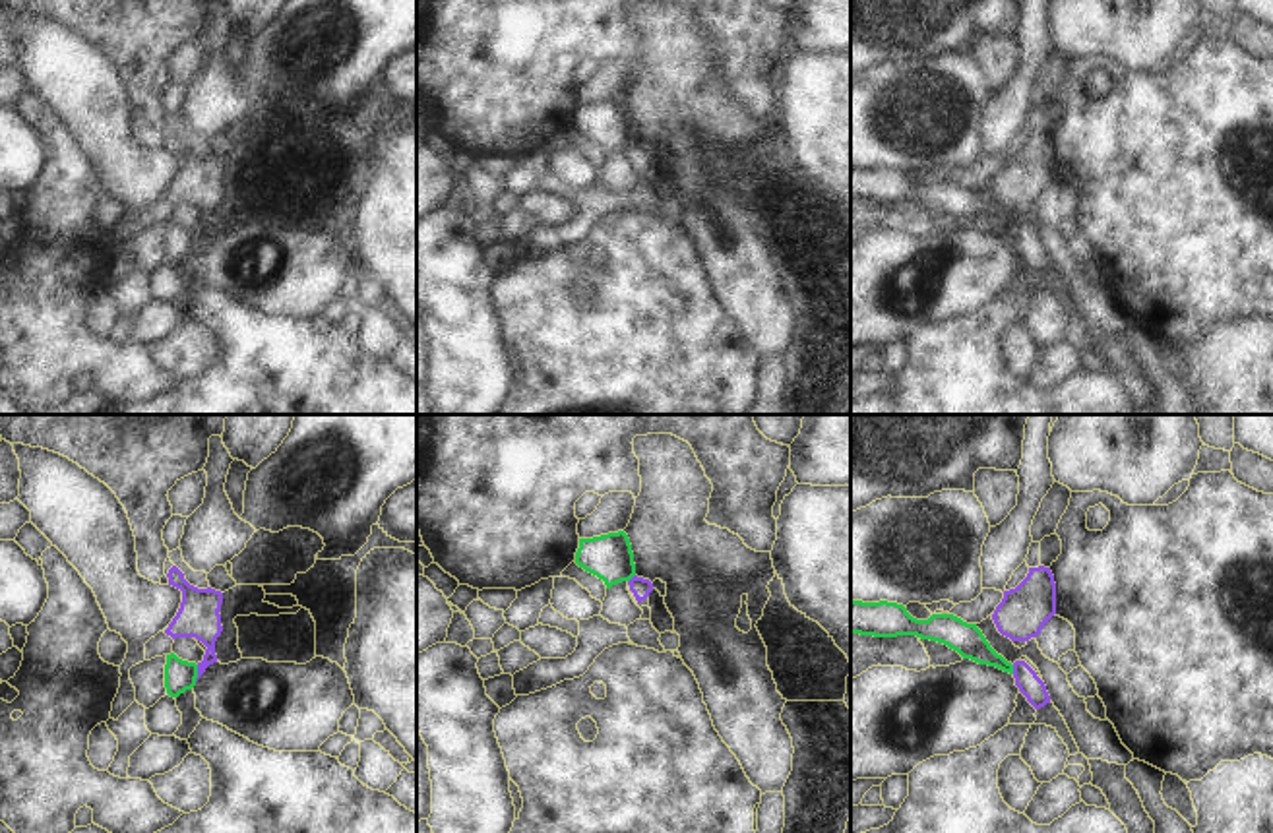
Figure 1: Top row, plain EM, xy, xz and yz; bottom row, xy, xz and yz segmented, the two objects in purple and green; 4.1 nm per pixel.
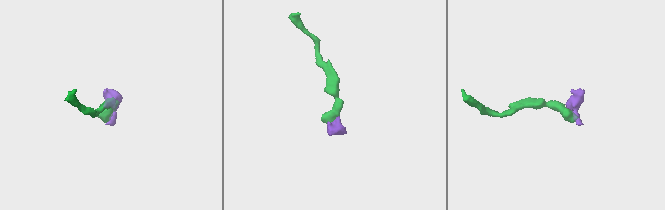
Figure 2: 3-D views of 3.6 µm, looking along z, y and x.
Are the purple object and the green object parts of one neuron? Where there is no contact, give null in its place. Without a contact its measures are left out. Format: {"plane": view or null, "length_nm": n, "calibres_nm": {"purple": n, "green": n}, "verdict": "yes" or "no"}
{"plane": "xy", "length_nm": 70, "calibres_nm": {"purple": 180, "green": 130}, "verdict": "no"}

